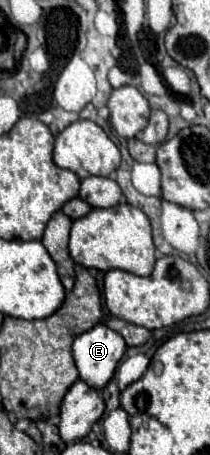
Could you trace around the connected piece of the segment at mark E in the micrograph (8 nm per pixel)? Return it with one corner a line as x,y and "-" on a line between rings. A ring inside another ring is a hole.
97,324
73,342
73,358
81,380
97,390
107,386
125,352
127,344
121,334
105,324

